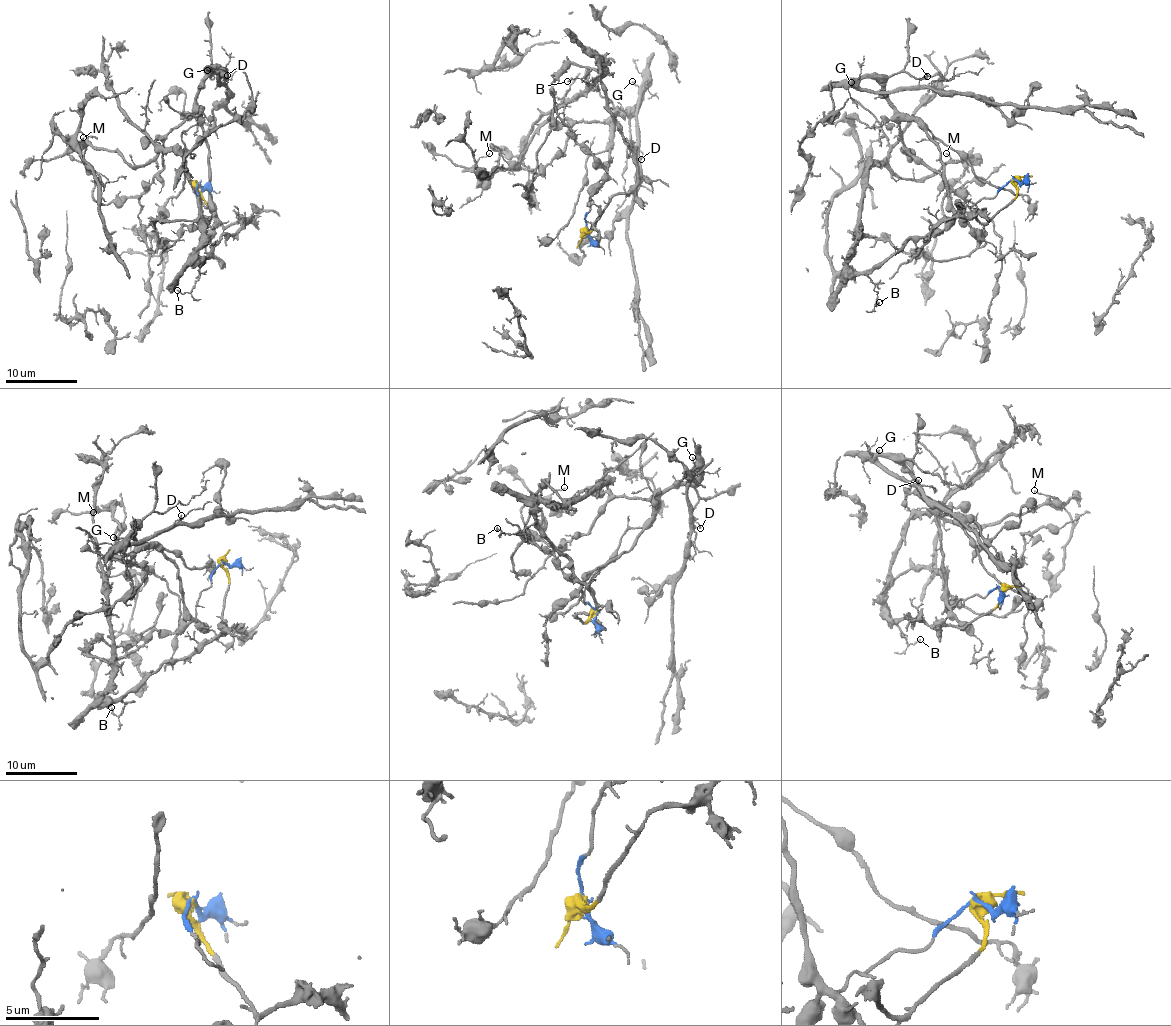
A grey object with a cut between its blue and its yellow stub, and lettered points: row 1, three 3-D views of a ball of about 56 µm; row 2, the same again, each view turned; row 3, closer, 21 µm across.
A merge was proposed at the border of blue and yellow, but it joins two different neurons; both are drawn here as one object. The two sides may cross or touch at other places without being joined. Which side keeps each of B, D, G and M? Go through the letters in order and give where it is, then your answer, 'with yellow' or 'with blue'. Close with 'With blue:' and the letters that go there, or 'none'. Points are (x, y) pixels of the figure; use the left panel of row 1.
B: place (177, 290); with yellow
D: place (227, 75); with blue
G: place (207, 70); with blue
M: place (83, 137); with yellow
With blue: D, G

